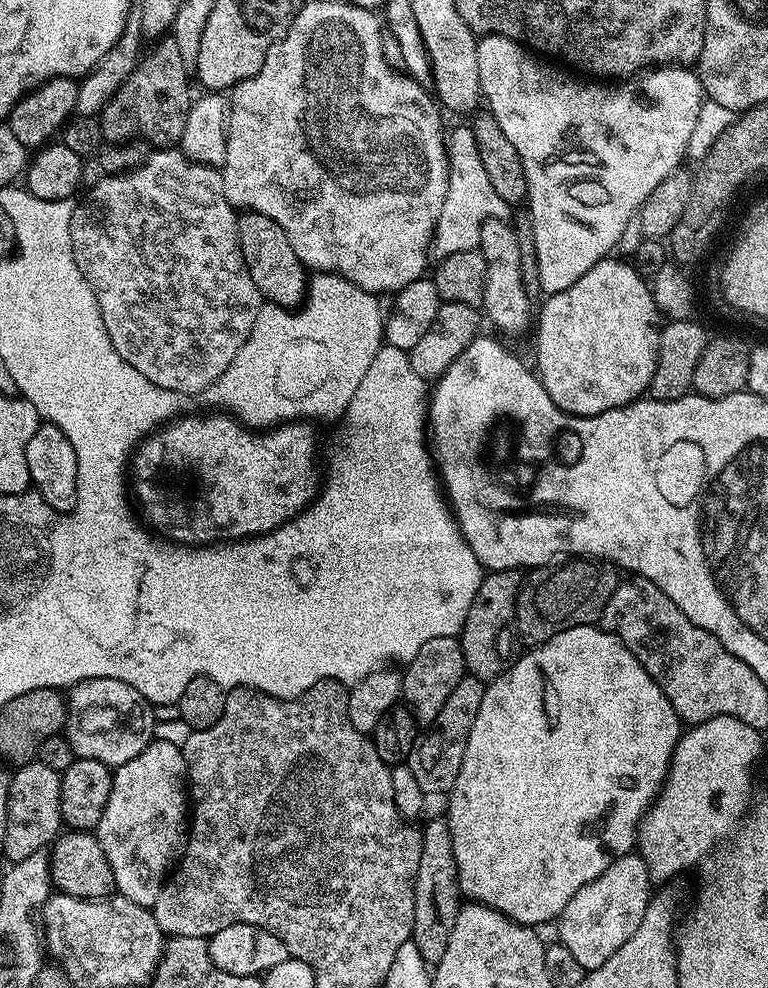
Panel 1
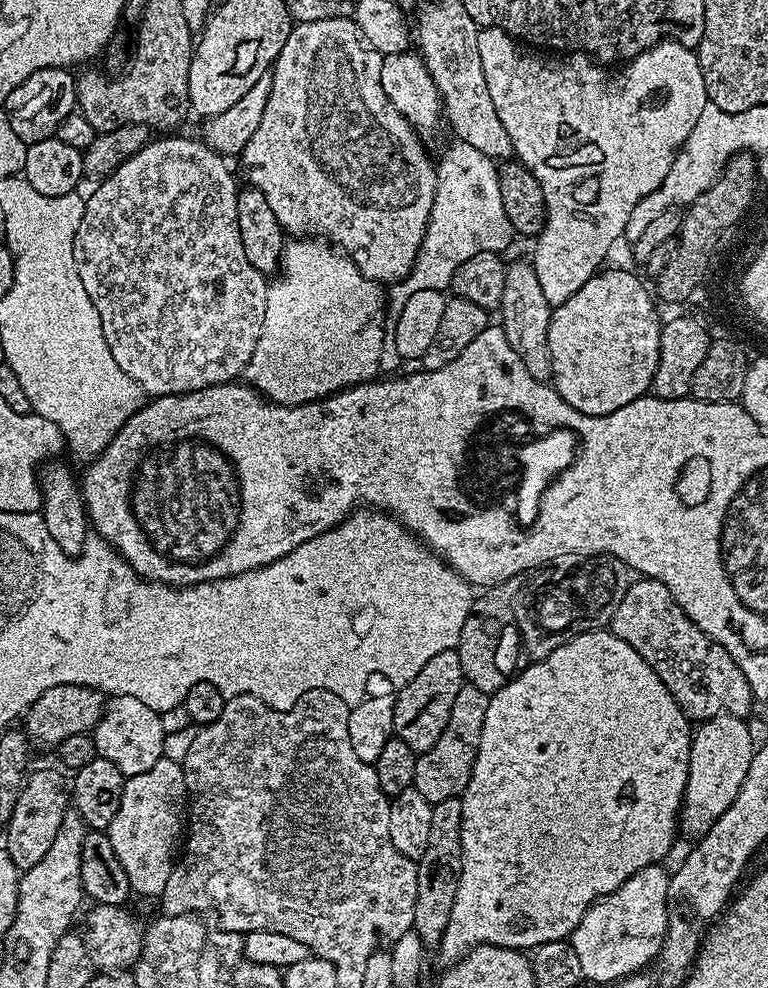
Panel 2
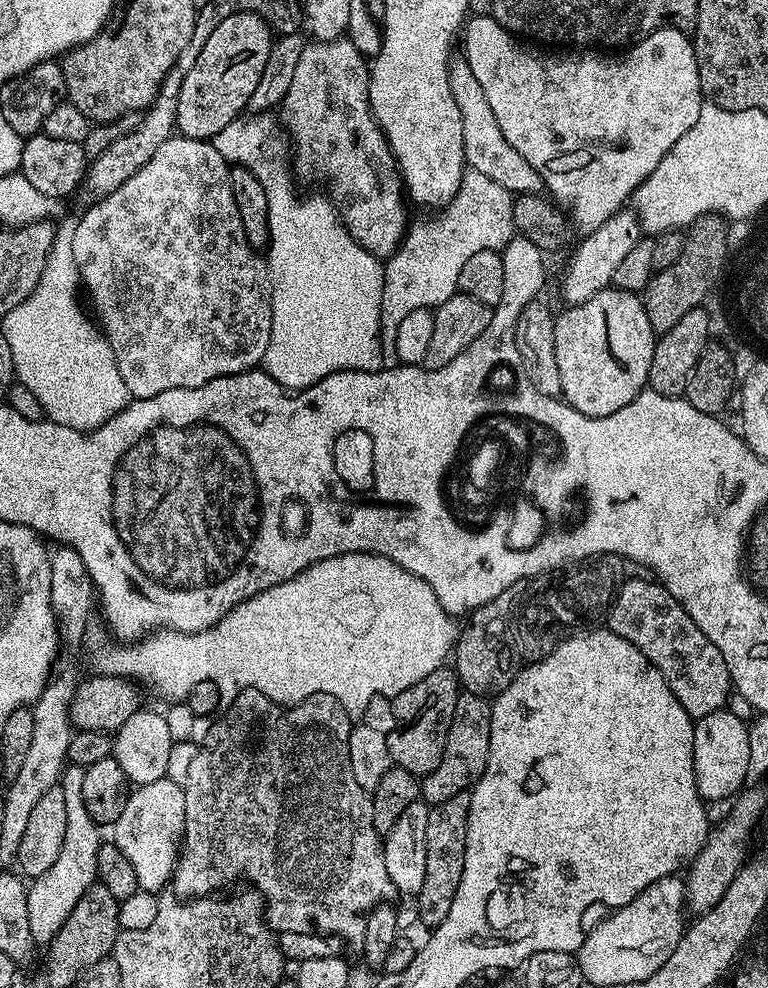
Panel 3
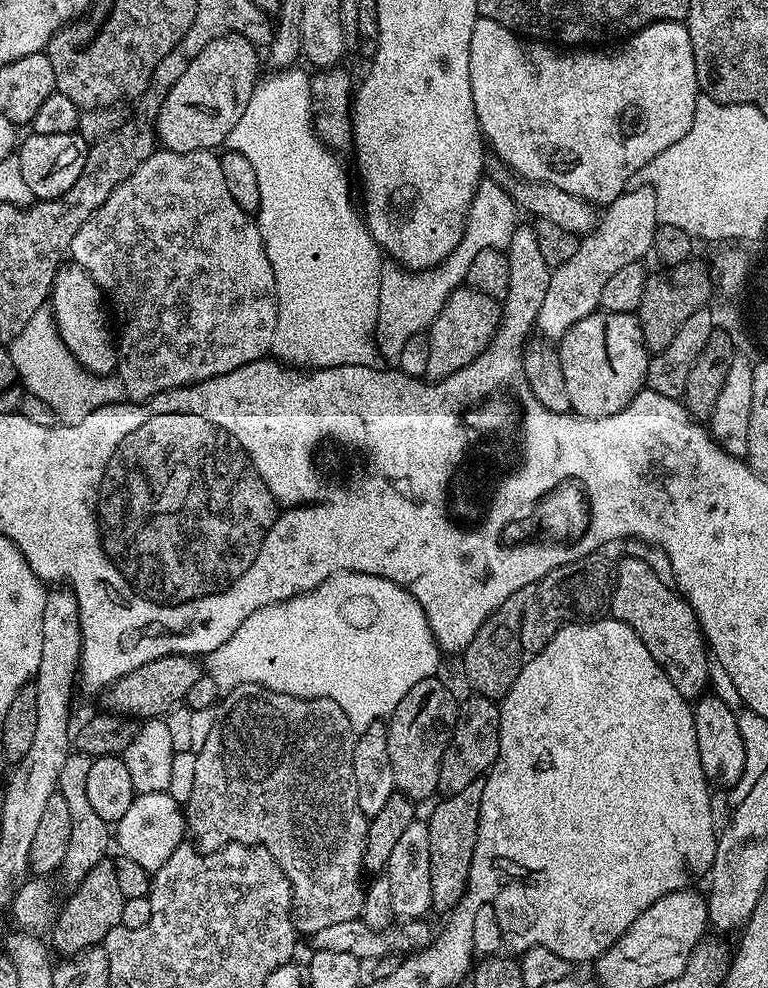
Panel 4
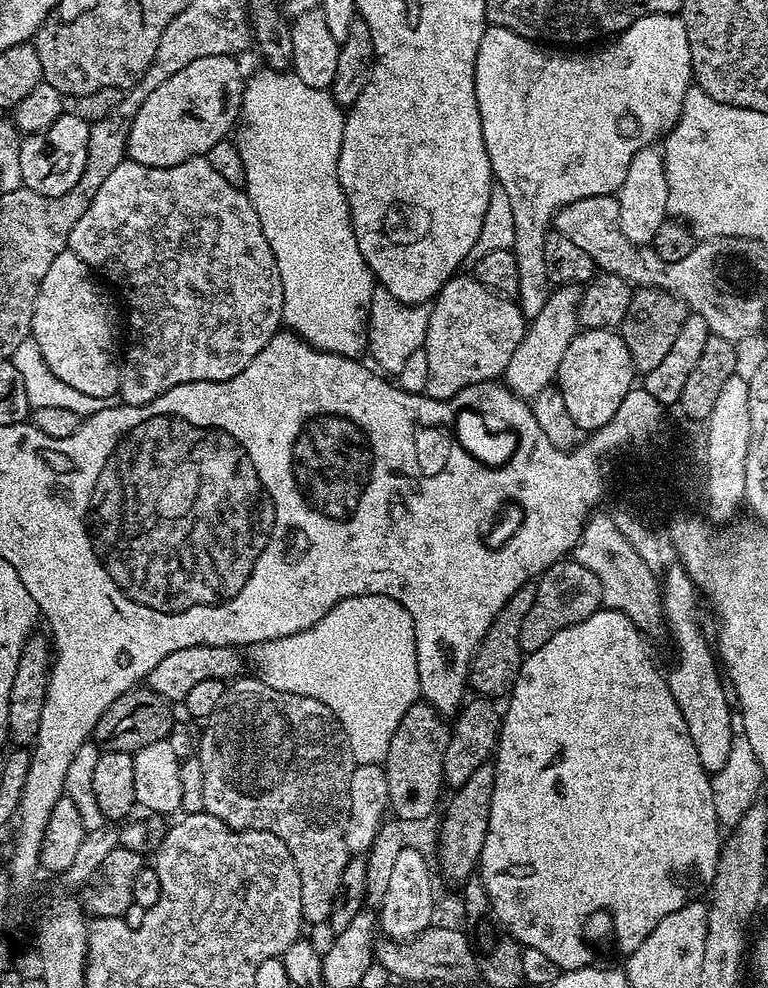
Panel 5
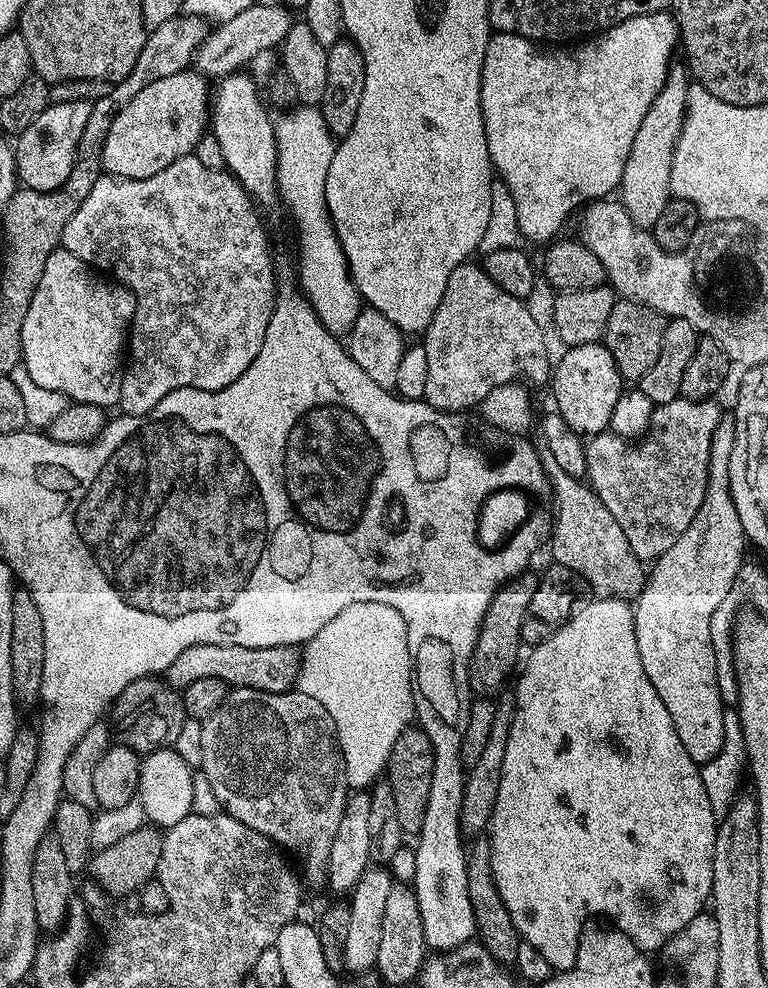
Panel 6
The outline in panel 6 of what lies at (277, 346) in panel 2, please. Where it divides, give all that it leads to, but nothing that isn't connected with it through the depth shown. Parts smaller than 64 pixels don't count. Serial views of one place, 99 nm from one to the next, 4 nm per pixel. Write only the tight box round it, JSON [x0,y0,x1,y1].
[275,106,362,334]

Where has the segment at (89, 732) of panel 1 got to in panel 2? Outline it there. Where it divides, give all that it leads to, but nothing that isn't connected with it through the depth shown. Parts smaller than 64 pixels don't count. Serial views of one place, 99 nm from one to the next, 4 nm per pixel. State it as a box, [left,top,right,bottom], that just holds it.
[90,697,165,778]

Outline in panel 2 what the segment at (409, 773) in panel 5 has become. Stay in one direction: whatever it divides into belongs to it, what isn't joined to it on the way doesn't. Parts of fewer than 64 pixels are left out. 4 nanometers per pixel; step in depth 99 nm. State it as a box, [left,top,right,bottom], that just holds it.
[392,648,465,754]

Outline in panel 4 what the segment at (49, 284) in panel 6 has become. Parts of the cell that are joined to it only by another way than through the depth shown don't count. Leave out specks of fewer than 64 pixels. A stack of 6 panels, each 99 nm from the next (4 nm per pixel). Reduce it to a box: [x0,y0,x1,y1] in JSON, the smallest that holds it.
[50,262,118,376]

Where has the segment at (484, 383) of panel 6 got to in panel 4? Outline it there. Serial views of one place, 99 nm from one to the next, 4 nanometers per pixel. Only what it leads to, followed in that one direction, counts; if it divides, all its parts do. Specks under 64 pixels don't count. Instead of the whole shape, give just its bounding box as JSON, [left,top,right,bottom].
[426,286,501,381]

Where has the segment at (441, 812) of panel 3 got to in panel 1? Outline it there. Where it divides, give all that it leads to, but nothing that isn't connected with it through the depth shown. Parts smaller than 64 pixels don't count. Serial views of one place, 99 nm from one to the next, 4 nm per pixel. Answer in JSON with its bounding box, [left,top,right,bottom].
[410,818,462,966]

